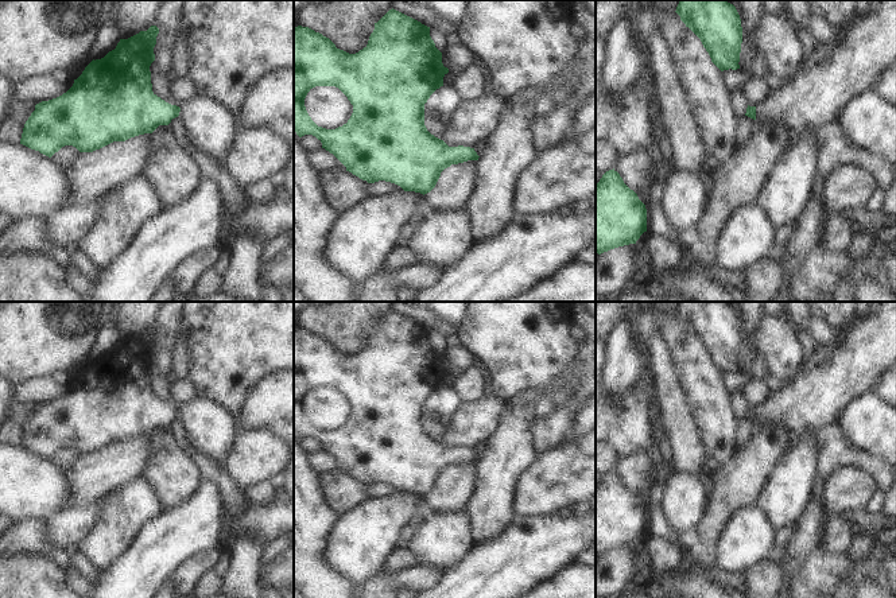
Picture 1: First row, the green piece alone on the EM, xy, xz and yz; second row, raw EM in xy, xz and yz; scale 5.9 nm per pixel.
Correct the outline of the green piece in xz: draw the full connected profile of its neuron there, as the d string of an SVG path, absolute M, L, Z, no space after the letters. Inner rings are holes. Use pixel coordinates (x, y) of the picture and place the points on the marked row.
M393 8L375 23L368 44L356 54L337 48L309 27L294 27L294 131L299 137L315 136L346 171L368 183L385 180L424 195L445 168L480 158L474 148L449 147L424 125L424 104L443 86L447 73L430 27ZM315 86L335 86L348 97L353 113L346 124L326 129L311 120L305 98Z

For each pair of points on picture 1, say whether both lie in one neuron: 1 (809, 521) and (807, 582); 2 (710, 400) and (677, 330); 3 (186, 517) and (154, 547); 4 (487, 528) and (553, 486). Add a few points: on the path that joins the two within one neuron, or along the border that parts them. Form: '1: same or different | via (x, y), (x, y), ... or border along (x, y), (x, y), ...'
1: different | border along (819, 542), (796, 563), (784, 559)
2: same | via (702, 383), (689, 354), (682, 348)
3: same | via (178, 525), (162, 542)
4: different | border along (522, 478), (518, 486), (518, 513)

